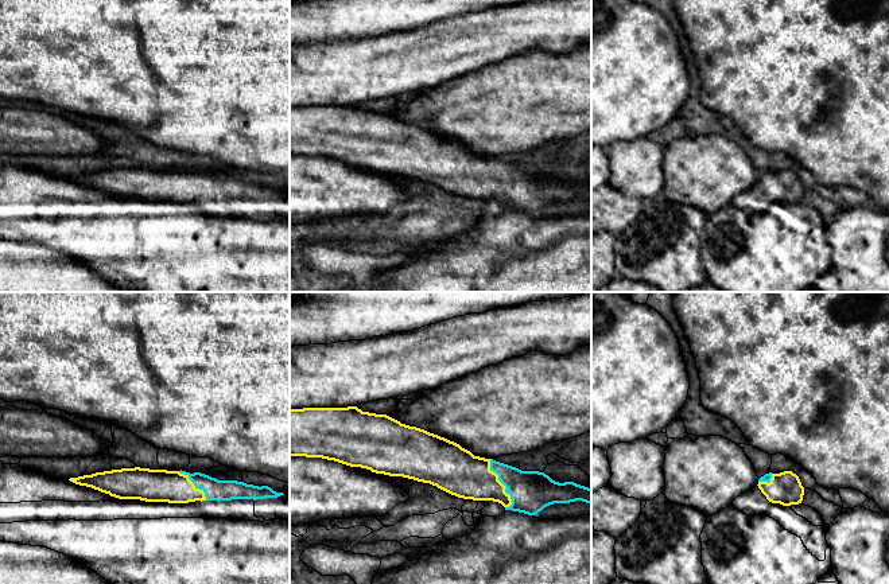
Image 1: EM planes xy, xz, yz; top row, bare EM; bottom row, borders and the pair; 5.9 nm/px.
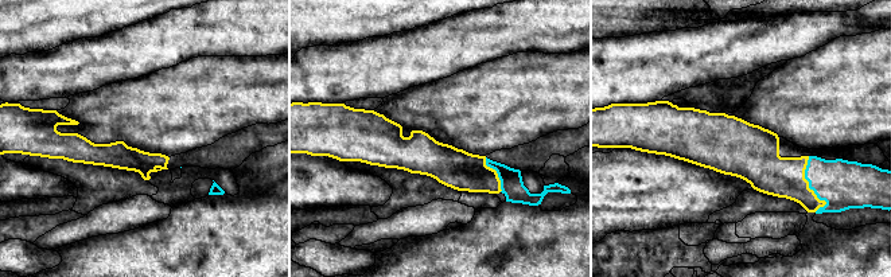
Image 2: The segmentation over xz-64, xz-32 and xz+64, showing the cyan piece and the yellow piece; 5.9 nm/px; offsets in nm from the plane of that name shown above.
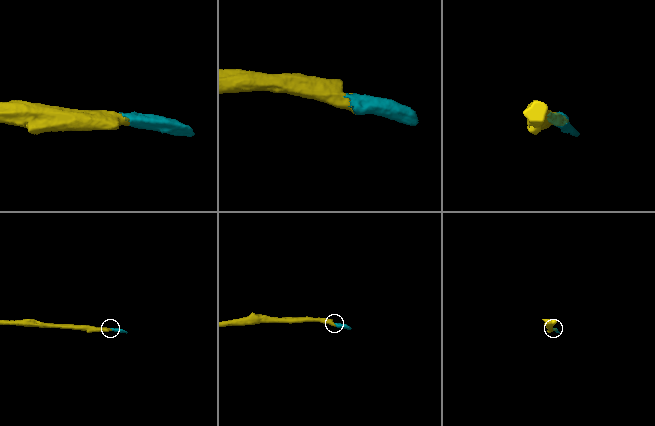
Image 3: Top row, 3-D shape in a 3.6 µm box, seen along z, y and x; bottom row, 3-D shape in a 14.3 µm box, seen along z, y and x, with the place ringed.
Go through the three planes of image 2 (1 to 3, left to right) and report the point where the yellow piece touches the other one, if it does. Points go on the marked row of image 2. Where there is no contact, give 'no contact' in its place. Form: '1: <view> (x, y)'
1: no contact
2: xz-32 (497, 172)
3: xz+64 (809, 186)

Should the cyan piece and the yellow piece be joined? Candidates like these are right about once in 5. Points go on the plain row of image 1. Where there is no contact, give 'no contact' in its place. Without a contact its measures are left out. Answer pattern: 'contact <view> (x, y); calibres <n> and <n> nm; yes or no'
contact xz (501, 180); calibres 240 and 260 nm; yes

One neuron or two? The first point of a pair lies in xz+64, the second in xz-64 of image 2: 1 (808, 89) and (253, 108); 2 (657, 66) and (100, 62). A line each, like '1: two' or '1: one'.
1: one
2: one

